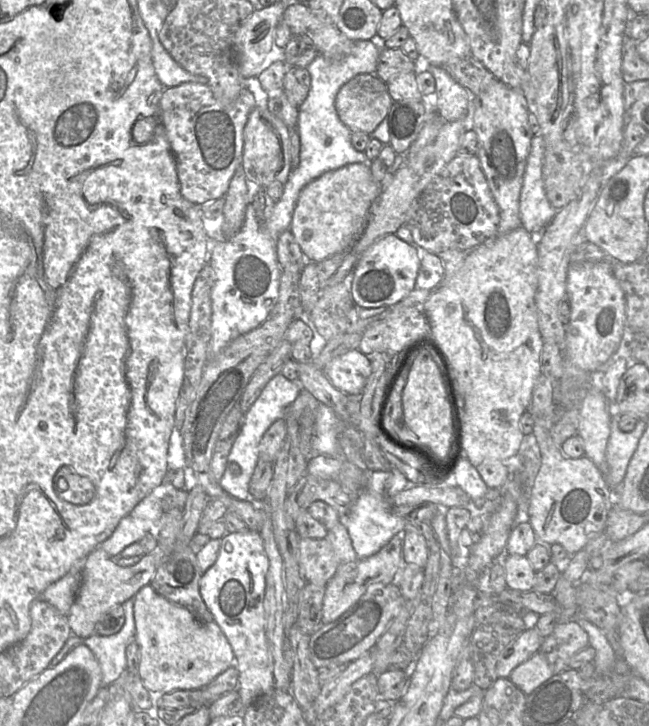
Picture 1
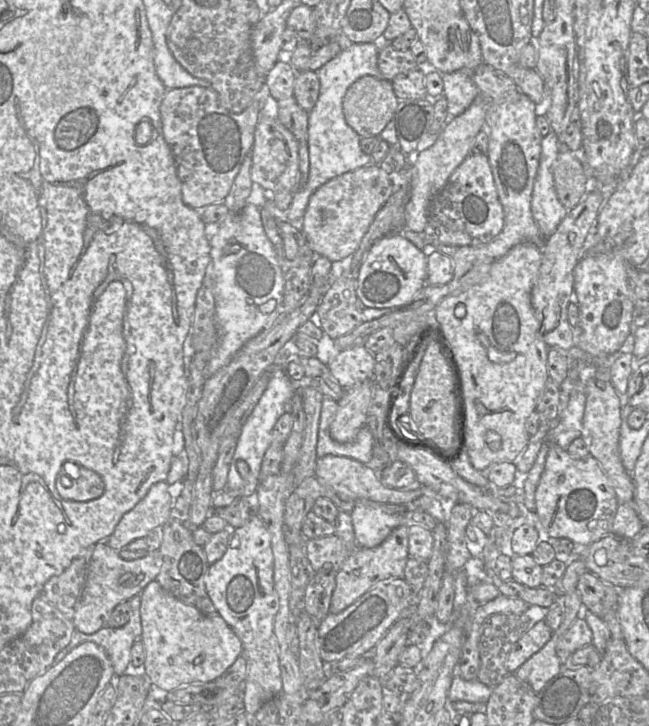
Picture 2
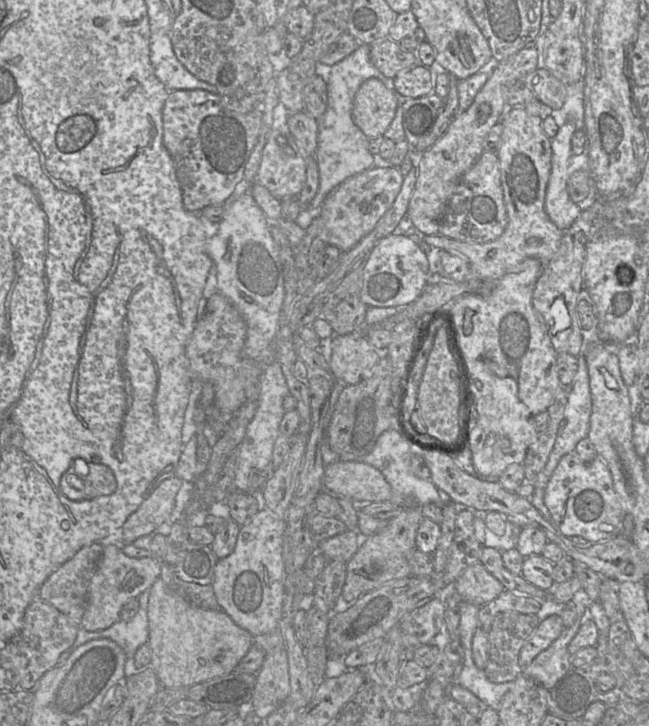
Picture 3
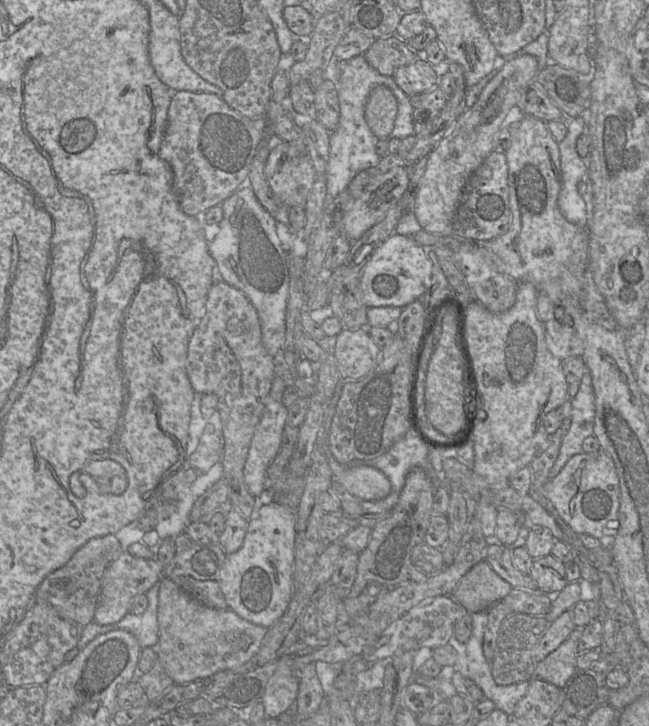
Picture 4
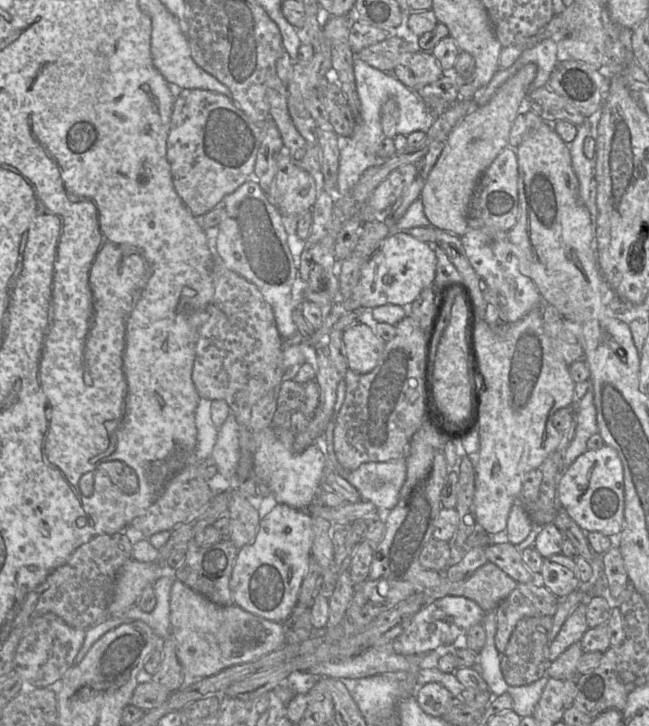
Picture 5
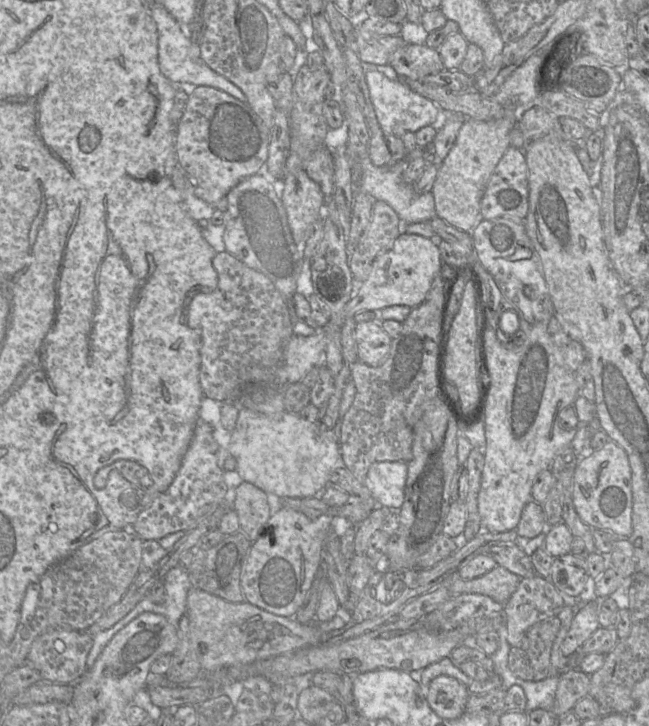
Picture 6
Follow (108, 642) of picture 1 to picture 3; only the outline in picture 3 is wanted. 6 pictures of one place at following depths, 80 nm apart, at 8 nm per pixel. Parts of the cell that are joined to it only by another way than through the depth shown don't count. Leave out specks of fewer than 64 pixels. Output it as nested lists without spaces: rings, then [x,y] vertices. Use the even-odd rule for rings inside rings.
[[[145,590],[138,597],[139,610],[136,615],[127,621],[118,620],[107,629],[98,631],[88,631],[79,627],[76,640],[73,645],[64,651],[57,665],[66,662],[69,656],[80,646],[93,639],[110,639],[116,642],[125,652],[127,660],[133,660],[136,650],[144,643],[148,642],[149,628],[147,607],[150,591]]]

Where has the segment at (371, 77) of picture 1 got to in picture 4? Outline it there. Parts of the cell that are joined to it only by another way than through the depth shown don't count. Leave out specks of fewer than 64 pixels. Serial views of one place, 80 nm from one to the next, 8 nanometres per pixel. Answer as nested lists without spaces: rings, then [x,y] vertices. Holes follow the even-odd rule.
[[[380,85],[370,92],[364,117],[370,130],[378,139],[391,138],[397,113],[397,99],[388,87]]]

